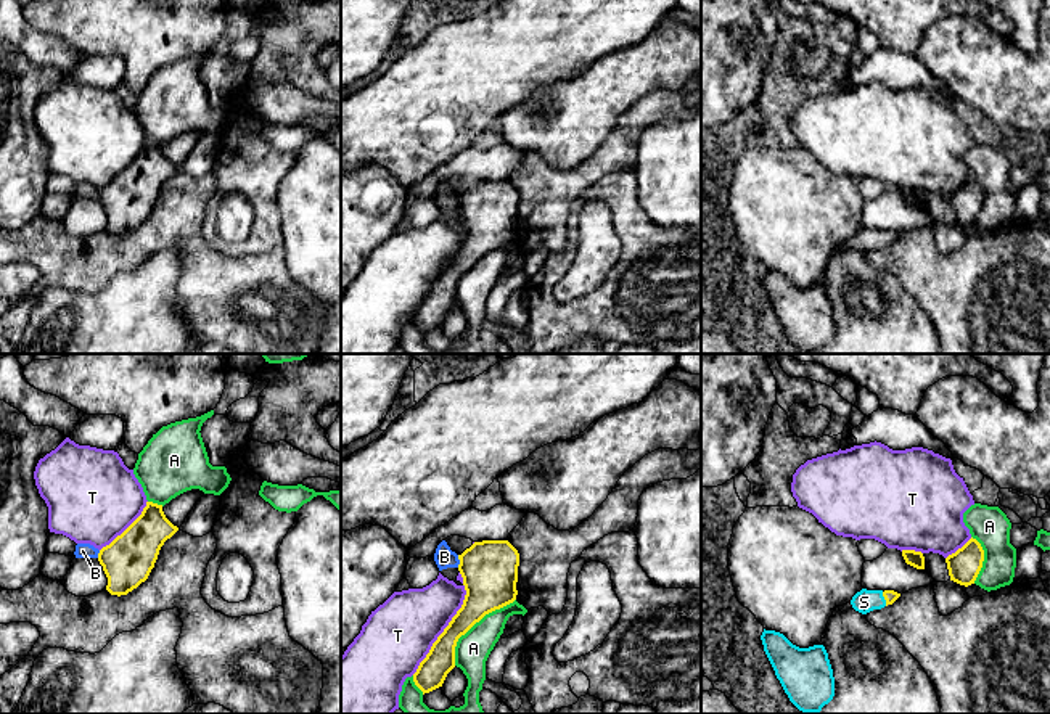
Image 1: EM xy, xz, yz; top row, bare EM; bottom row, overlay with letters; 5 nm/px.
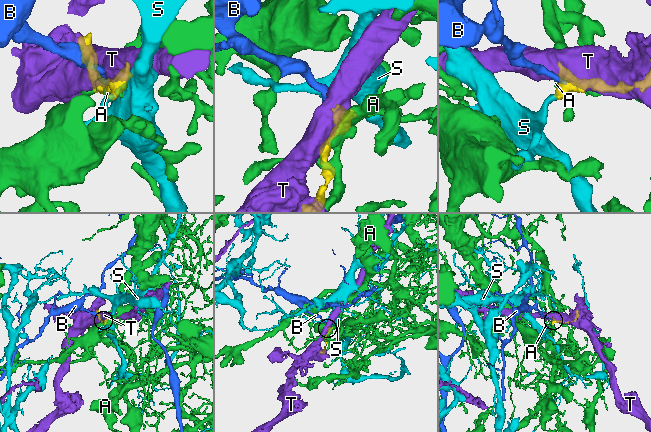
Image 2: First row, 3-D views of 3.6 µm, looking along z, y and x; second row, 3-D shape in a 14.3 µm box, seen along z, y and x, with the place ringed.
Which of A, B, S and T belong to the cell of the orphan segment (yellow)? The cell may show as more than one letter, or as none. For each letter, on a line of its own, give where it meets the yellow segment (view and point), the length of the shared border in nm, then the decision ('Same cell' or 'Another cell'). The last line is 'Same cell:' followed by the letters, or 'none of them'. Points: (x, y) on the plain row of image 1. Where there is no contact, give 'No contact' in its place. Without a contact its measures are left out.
A: Touches yellow at xz (473, 264). Shared border 460 nm. Another cell
B: Touches yellow at xz (460, 201). Shared border 60 nm. Another cell
S: Touches yellow at yz (885, 238). Shared border 80 nm. Same cell
T: Touches yellow at xz (449, 264). Shared border 550 nm. Another cell
Same cell: S

